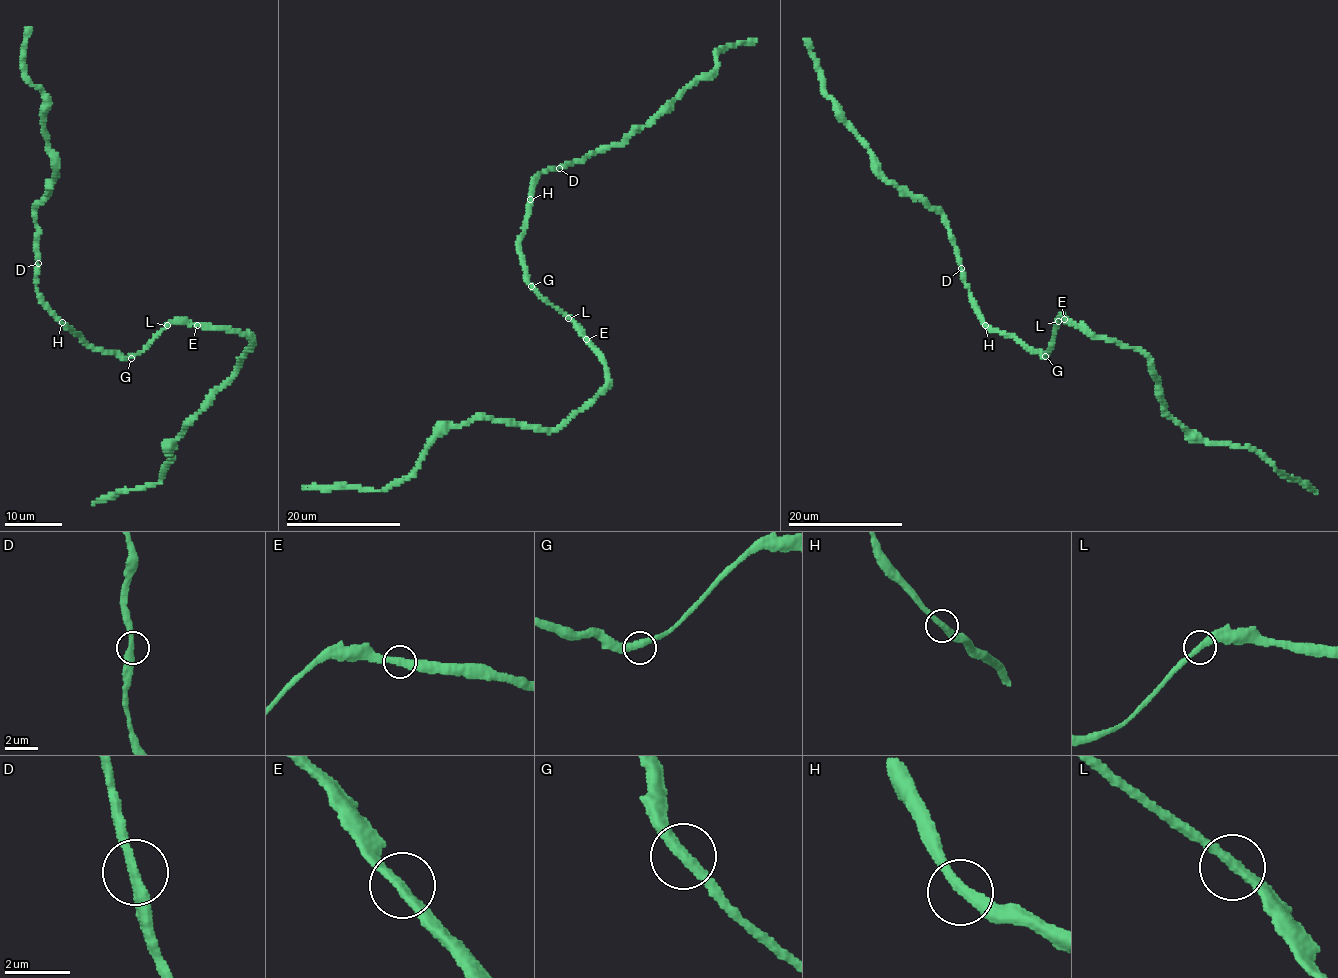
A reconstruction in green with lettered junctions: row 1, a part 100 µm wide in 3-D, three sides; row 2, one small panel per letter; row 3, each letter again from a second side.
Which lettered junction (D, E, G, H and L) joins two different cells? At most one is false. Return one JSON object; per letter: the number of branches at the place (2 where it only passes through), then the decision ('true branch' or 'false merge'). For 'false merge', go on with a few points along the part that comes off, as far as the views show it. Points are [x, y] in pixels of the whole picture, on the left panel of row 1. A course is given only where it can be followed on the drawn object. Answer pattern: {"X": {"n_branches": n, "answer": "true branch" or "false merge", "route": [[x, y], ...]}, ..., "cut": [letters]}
{"D": {"n_branches": 2, "answer": "true branch"}, "E": {"n_branches": 2, "answer": "true branch"}, "G": {"n_branches": 2, "answer": "true branch"}, "H": {"n_branches": 2, "answer": "true branch"}, "L": {"n_branches": 2, "answer": "true branch"}, "cut": []}

